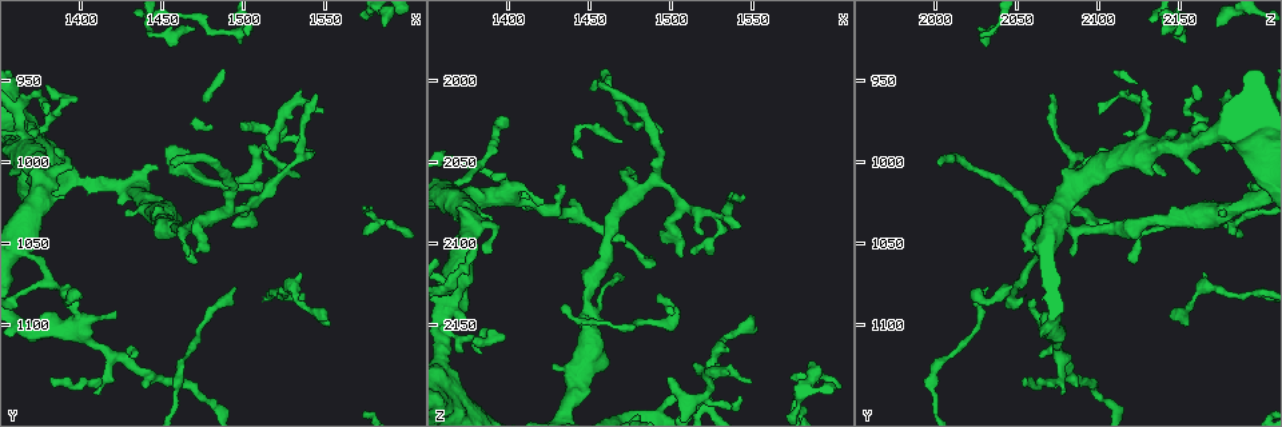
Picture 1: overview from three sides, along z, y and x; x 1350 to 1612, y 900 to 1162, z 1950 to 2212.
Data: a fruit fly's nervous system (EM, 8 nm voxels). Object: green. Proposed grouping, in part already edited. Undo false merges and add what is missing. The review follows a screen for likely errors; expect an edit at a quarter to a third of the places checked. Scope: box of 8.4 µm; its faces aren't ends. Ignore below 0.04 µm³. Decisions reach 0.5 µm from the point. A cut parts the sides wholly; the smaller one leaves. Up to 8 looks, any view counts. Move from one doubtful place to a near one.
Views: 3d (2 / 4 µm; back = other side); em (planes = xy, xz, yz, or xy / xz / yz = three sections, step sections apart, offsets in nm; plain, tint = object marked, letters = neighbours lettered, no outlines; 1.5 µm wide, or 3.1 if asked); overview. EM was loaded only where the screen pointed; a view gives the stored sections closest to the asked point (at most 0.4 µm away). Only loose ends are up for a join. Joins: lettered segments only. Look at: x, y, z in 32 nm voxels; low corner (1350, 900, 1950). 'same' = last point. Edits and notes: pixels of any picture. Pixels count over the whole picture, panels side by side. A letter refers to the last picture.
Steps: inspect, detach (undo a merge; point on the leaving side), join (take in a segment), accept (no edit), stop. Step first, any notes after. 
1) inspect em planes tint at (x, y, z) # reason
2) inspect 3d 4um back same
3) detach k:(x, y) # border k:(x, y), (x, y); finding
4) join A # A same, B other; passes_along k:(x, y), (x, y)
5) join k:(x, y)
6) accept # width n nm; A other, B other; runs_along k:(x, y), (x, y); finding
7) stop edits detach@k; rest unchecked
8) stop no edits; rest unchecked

inspect em planes plain at (1420, 1092, 2074) # branch stops here

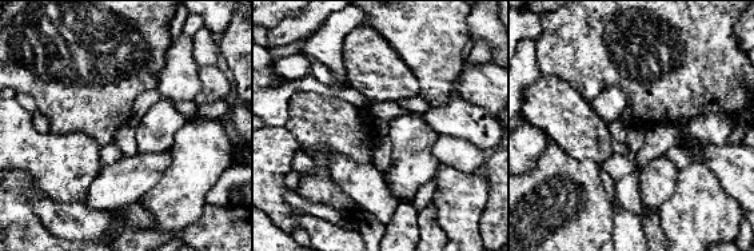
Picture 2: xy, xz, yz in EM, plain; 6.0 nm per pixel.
inspect em planes letters same # see the neighbours

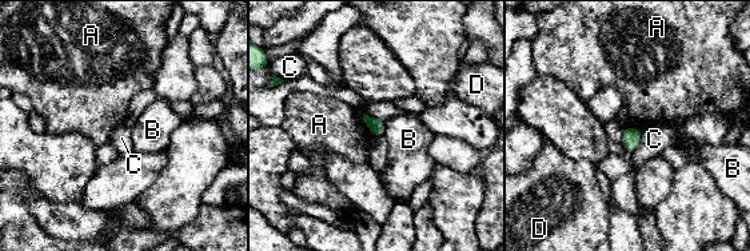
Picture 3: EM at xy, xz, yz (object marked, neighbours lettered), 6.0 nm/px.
accept # A other, B other, C other, D other; border 3:(363, 114), (363, 122), (374, 136); none of them fits

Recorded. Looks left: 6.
inspect em planes tint at (1378, 954, 2158)

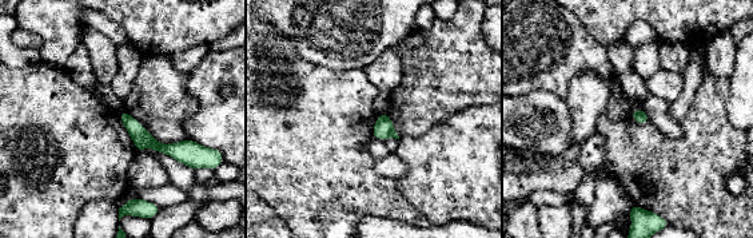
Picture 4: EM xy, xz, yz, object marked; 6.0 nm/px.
inspect em planes letters same

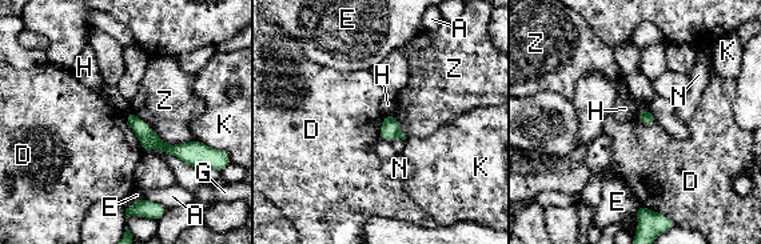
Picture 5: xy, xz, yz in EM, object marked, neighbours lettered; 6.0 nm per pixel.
accept # A other, D other, E other, G other, H other, K other, N other, Z other; runs_along 5:(130, 118), (192, 162); no lettered segment goes on from it

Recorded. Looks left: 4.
inspect 3d 2um at (1548, 968, 2186) # free end

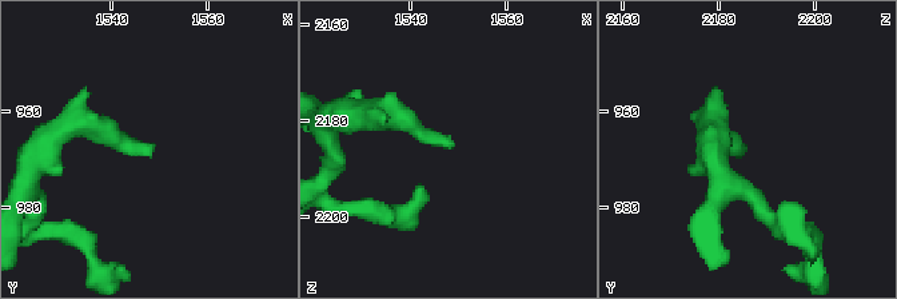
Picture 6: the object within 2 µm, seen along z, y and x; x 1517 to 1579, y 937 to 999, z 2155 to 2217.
inspect em planes tint at (1549, 968, 2186) # now the EM

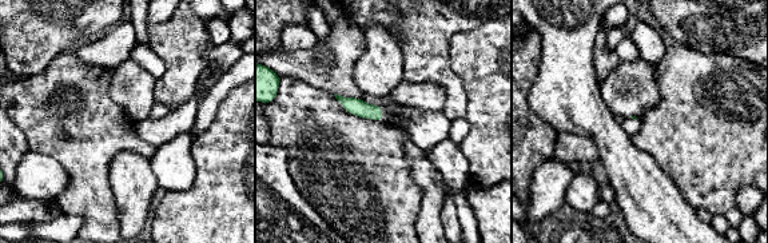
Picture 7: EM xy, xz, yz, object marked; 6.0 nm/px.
inspect em planes letters same # see the neighbours

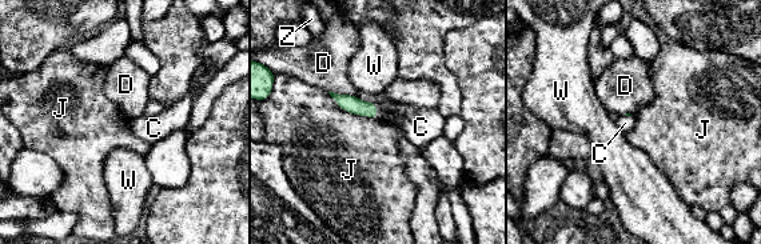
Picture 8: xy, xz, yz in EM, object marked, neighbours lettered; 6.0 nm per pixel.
join 8:(415, 124) # C same, D other, J other, W other, Z other; passes_along 8:(349, 103), (377, 110), (415, 124); the neuron continues

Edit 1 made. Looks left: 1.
stop edits join@8; rest unchecked

